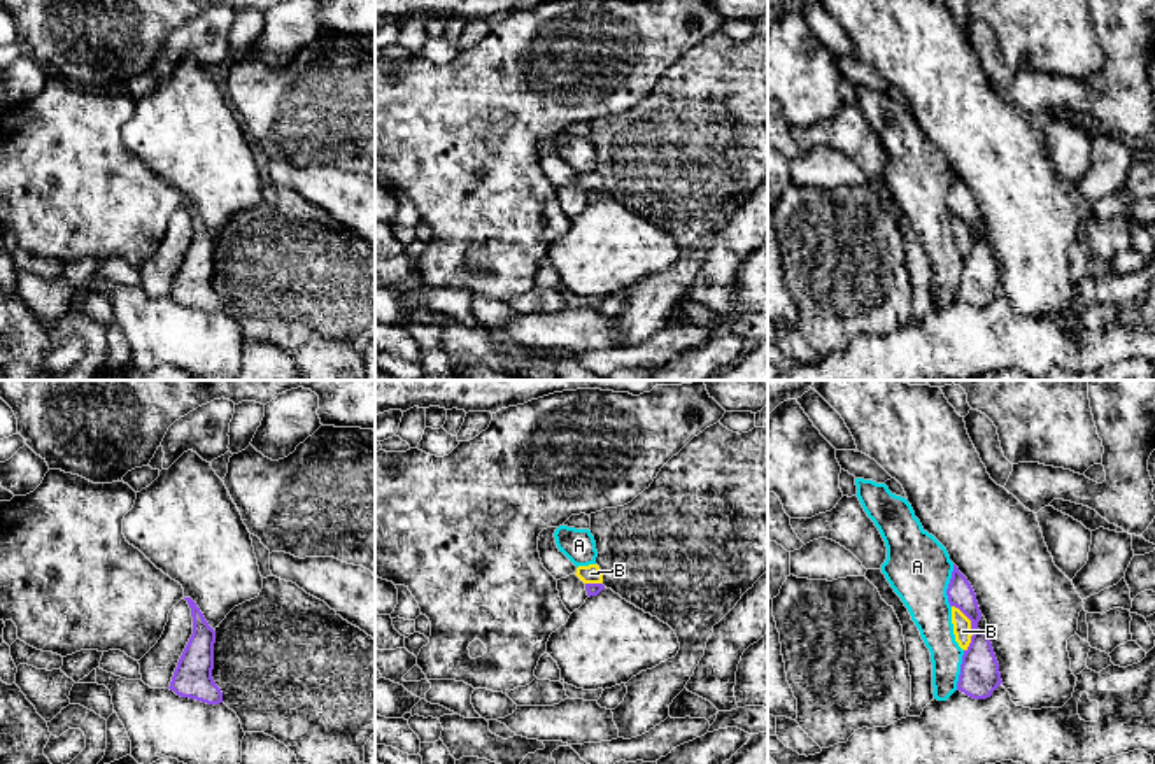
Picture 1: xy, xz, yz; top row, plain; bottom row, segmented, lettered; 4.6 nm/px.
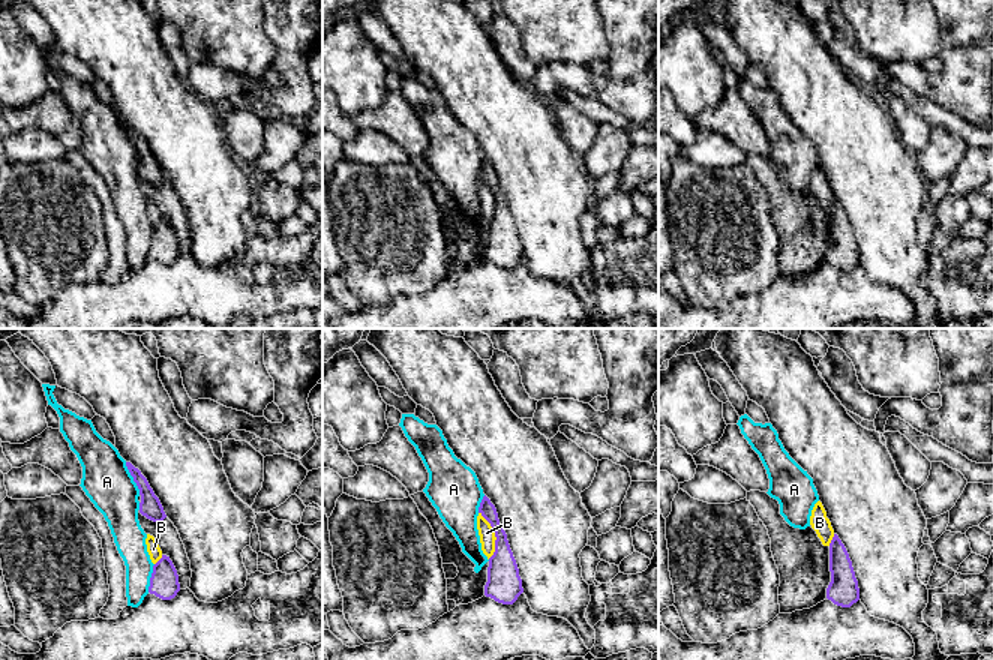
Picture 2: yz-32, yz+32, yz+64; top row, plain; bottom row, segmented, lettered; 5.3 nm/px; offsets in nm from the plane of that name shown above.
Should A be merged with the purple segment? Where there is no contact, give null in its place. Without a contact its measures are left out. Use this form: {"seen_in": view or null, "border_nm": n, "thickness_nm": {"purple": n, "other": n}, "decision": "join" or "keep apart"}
{"seen_in": "yz", "border_nm": 200, "thickness_nm": {"purple": 120, "other": 300}, "decision": "keep apart"}

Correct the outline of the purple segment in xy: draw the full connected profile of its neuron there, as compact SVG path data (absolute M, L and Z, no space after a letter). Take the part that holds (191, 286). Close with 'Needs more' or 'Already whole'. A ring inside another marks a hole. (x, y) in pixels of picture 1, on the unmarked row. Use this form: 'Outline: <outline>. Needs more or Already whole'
Outline: M184 205L191 216L193 242L177 270L170 298L181 305L207 312L223 310L223 300L212 286L216 238L191 205Z. Already whole

